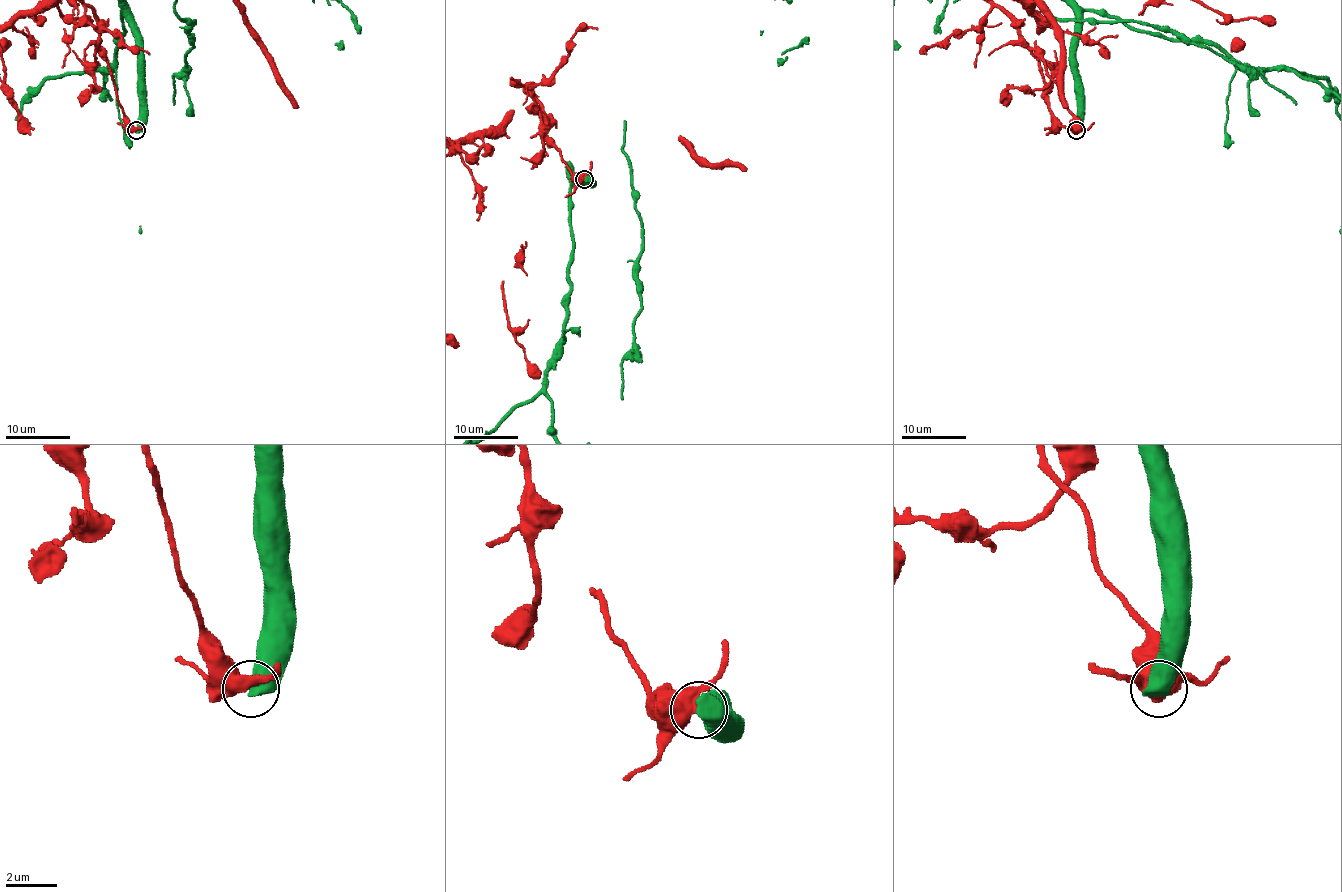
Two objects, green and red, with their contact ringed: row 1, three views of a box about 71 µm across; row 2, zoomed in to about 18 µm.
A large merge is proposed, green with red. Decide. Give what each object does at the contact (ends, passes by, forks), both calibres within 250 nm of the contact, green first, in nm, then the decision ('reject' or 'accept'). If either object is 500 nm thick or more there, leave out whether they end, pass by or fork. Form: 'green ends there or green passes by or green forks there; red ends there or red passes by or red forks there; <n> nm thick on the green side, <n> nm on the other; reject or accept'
700 nm thick on the green side, 550 nm on the other; reject

